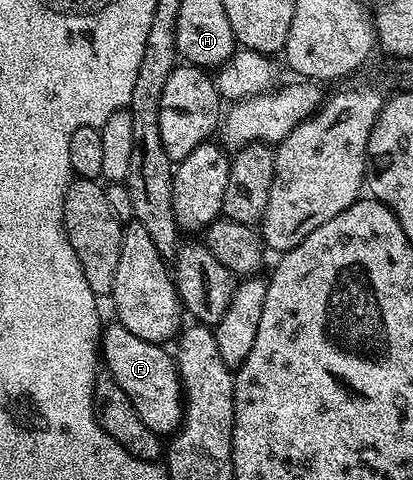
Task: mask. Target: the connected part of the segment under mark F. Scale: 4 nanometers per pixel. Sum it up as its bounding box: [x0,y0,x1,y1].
[100,320,184,436]

